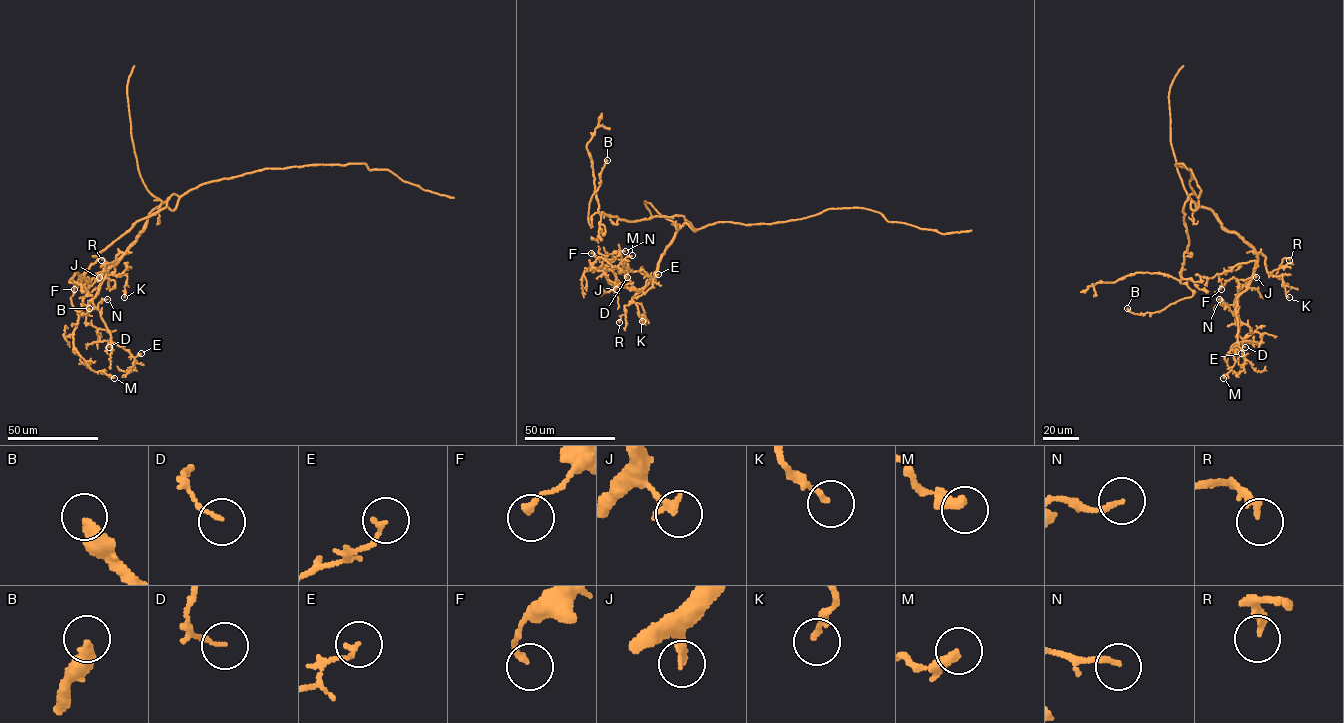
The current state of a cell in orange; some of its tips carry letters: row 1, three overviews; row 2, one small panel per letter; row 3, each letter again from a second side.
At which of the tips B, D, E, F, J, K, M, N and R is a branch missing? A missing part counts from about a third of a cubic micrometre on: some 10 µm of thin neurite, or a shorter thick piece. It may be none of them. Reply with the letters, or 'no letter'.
no letter

